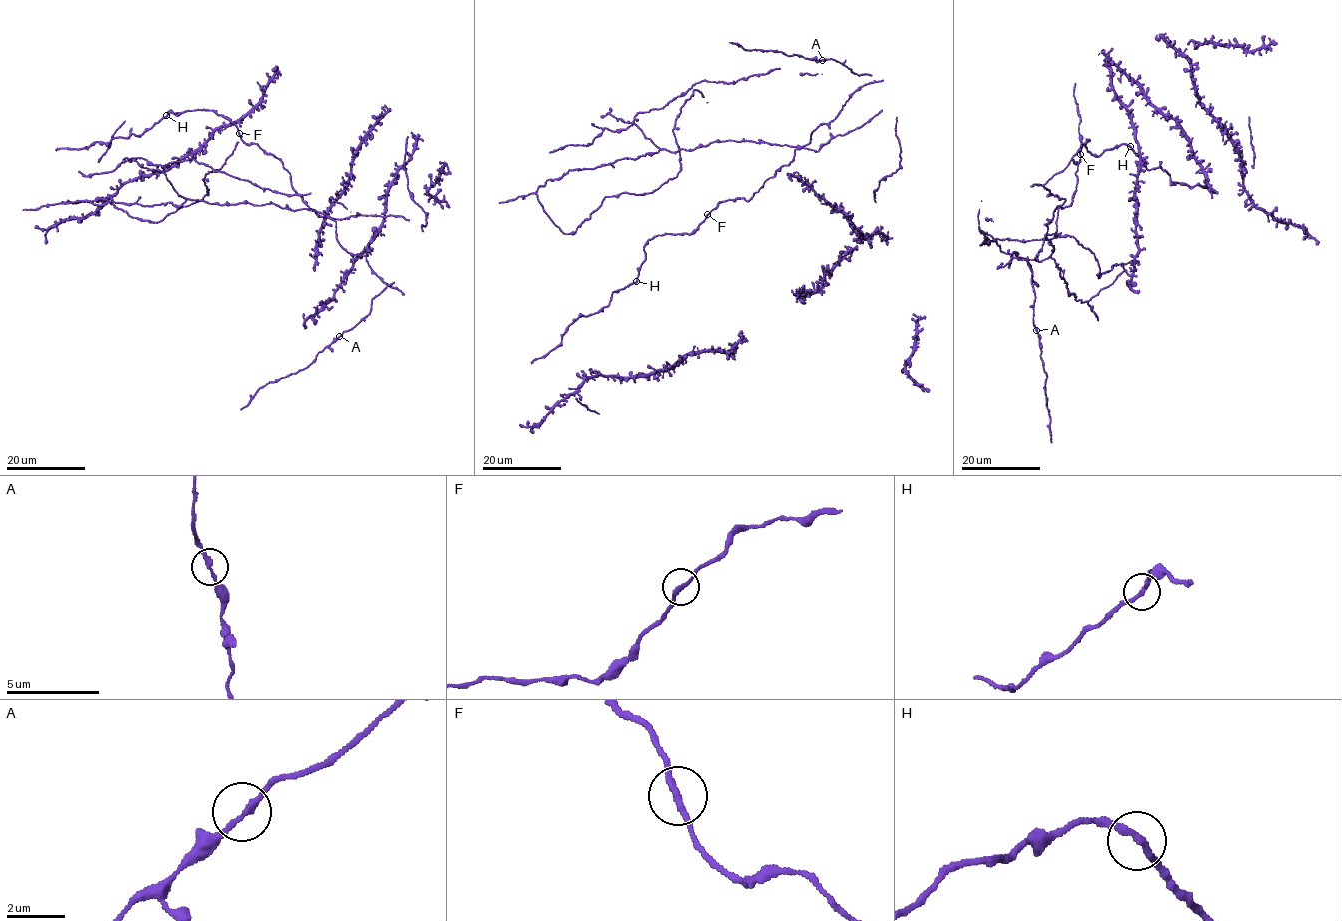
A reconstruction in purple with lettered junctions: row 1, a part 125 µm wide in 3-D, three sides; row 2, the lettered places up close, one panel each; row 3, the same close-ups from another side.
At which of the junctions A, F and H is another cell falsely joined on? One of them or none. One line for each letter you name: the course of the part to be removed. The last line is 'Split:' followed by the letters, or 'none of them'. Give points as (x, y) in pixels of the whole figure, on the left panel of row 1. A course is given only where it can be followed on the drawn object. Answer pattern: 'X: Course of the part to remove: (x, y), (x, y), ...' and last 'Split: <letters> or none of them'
Split: none of them

